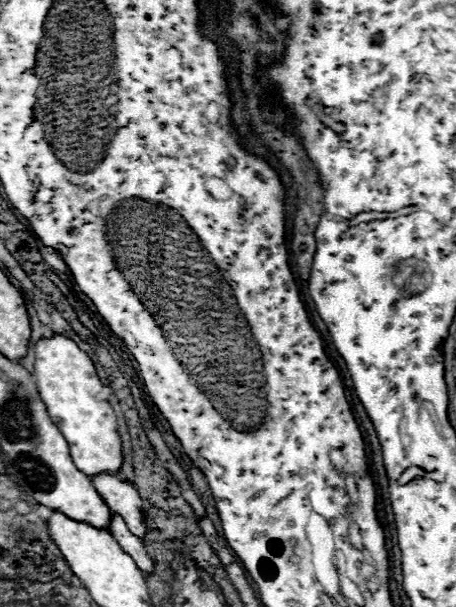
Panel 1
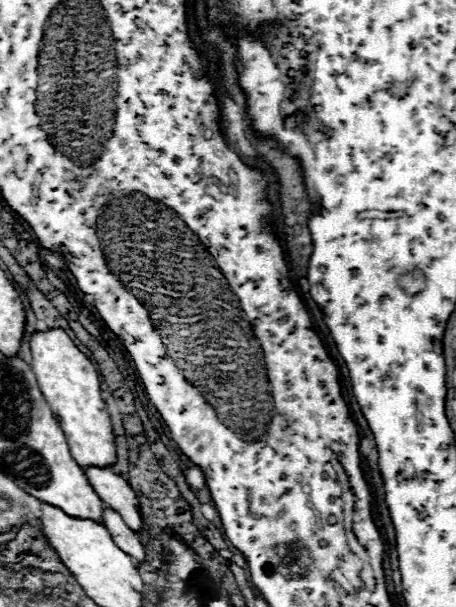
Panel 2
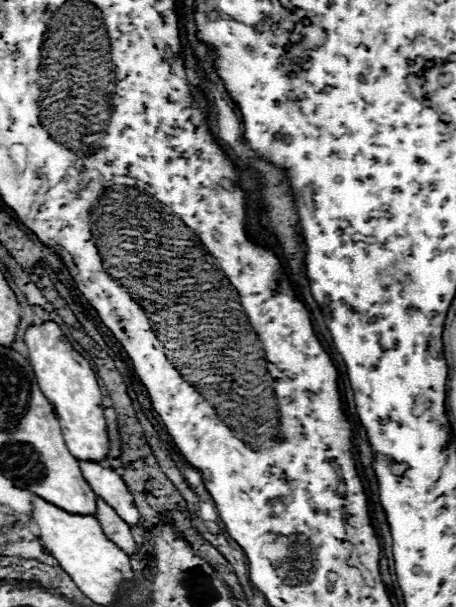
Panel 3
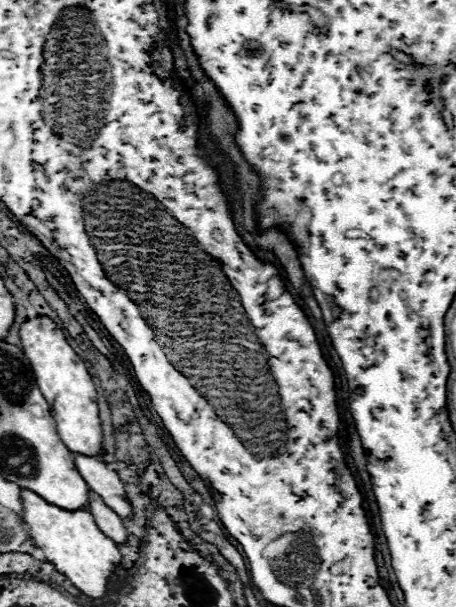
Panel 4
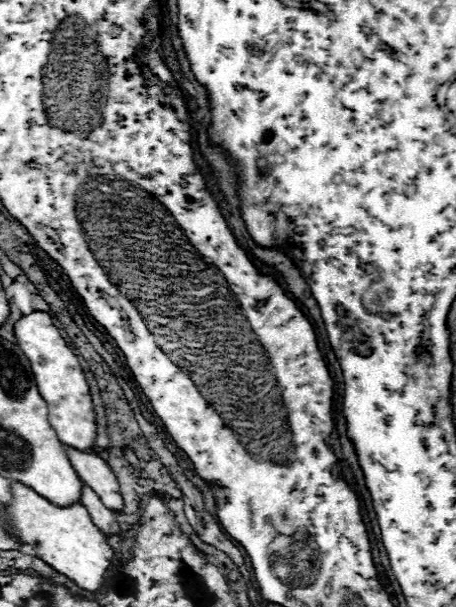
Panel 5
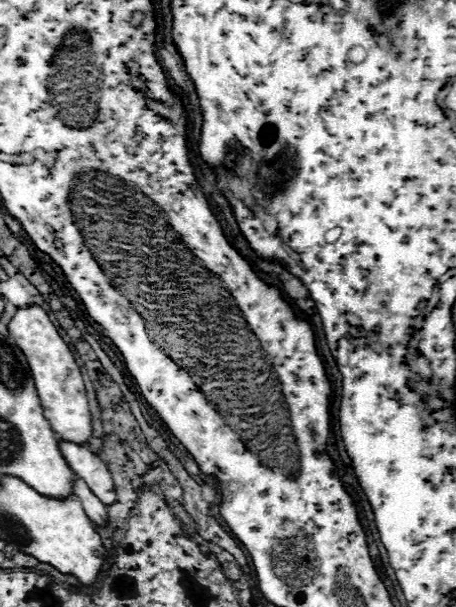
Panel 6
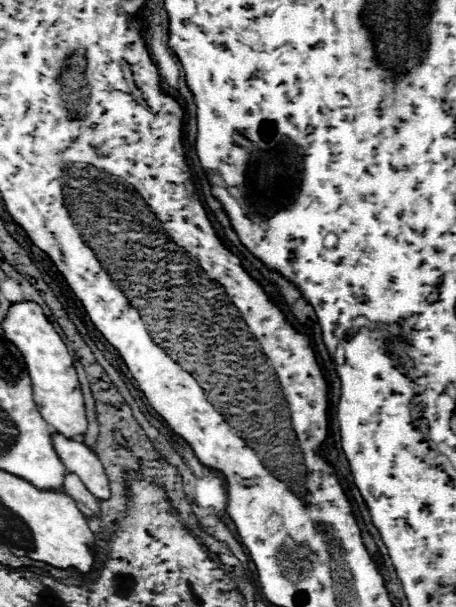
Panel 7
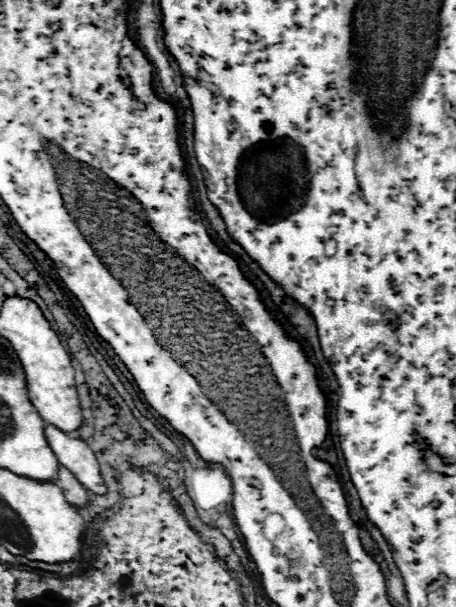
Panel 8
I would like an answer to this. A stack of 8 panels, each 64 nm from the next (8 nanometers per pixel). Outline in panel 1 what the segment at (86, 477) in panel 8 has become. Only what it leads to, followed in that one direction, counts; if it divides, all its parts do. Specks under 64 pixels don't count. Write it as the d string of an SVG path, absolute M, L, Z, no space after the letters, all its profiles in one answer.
M112 474L92 476L92 484L102 496L102 500L108 504L108 508L126 520L130 532L138 538L144 538L148 528L144 522L142 498L134 488L134 484L118 480L118 476L112 476Z

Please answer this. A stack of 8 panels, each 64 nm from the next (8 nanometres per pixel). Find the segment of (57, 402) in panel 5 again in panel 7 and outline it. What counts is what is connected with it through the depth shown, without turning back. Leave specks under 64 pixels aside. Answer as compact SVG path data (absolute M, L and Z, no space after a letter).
M18 302L12 304L8 310L6 320L2 322L4 336L20 348L26 364L28 364L28 374L32 380L32 390L34 390L34 400L36 406L40 408L40 414L44 420L62 436L74 438L74 436L84 436L88 430L88 420L86 420L86 408L84 408L84 396L82 388L78 382L78 374L74 368L74 360L54 330L54 326L48 322L44 316L42 308L34 302Z

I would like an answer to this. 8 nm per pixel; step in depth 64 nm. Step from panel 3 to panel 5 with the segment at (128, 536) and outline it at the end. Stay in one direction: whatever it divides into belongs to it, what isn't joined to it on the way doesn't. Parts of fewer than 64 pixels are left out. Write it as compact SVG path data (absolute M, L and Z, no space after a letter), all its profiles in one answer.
M84 486L84 490L82 490L80 504L82 504L84 508L88 508L88 514L90 514L92 522L94 522L104 534L116 534L116 536L122 534L122 530L120 530L120 526L118 526L118 522L116 522L116 514L114 514L110 508L106 508L106 506L102 504L102 500L98 498L98 494L92 492L88 486Z

